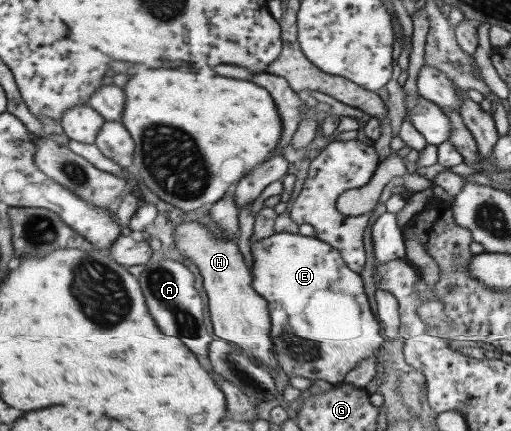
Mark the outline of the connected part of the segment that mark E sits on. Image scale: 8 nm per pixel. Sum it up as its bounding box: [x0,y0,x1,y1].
[249,232,384,385]

